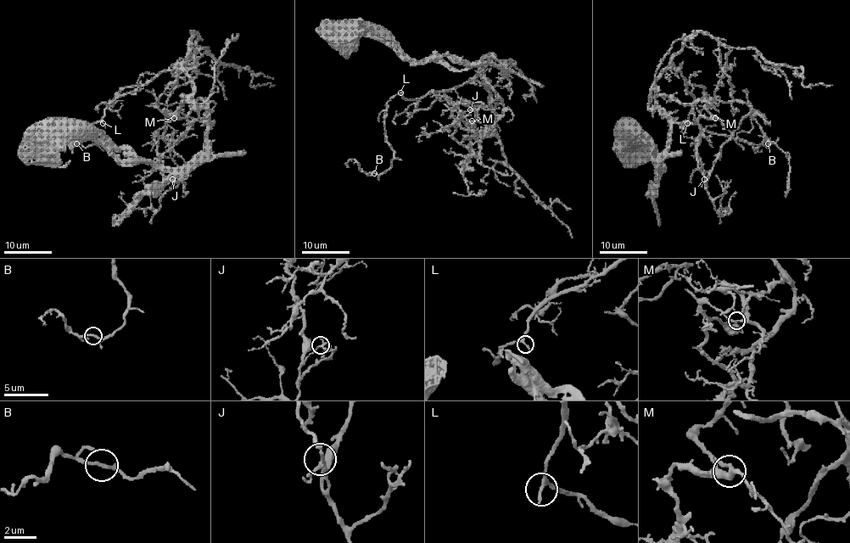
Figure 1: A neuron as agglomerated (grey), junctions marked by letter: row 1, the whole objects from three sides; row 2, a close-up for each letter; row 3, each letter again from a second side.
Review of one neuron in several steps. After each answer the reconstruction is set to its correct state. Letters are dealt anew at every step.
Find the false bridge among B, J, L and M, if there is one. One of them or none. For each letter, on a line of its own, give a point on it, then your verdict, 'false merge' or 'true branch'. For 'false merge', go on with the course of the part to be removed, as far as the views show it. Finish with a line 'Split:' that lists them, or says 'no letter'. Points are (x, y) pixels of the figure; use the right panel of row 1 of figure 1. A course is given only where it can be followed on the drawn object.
B: at (768, 143); true branch
J: at (704, 179); true branch
L: at (687, 123); true branch
M: at (715, 118); true branch
Split: no letter

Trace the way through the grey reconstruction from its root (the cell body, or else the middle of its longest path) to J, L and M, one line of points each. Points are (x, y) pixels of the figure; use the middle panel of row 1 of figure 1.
J: (343, 35), (506, 75), (492, 55), (503, 114), (478, 155), (452, 135), (470, 109)
L: (343, 35), (371, 24), (416, 61), (506, 69), (491, 55), (450, 89), (416, 99), (400, 93)
M: (343, 35), (371, 24), (416, 61), (506, 75), (494, 55), (480, 75), (494, 135), (453, 112), (472, 120)

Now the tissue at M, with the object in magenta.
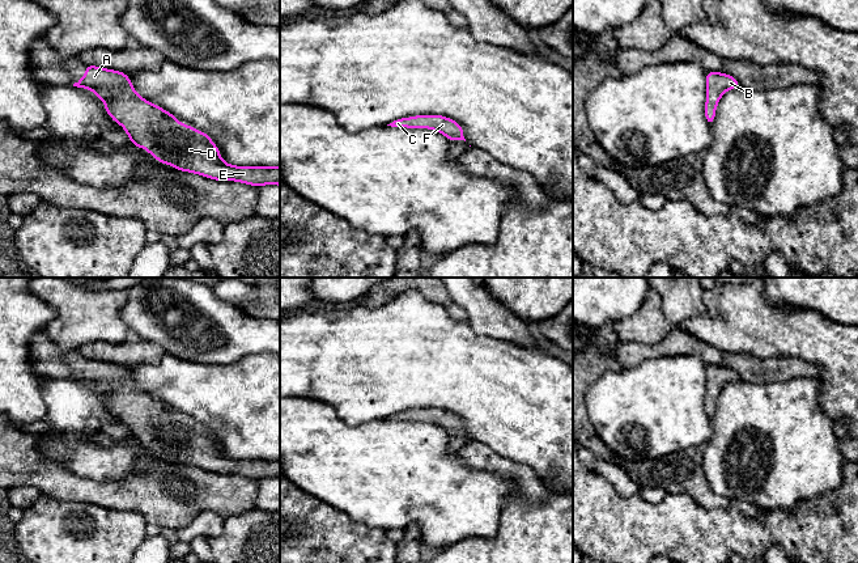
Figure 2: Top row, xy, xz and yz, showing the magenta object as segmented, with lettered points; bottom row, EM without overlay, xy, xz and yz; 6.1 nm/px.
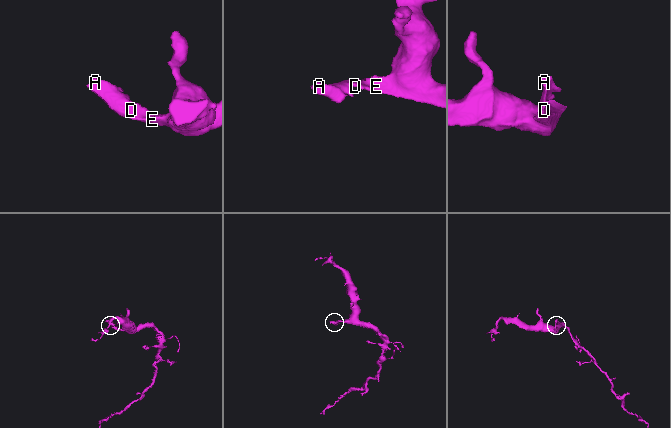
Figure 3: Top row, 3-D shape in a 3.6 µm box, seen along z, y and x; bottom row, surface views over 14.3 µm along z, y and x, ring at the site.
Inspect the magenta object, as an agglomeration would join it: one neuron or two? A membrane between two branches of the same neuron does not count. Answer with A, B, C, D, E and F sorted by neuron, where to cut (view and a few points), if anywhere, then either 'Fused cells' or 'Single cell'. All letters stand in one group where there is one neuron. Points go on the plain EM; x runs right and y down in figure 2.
Groups: A B C D E F. No split. Single cell

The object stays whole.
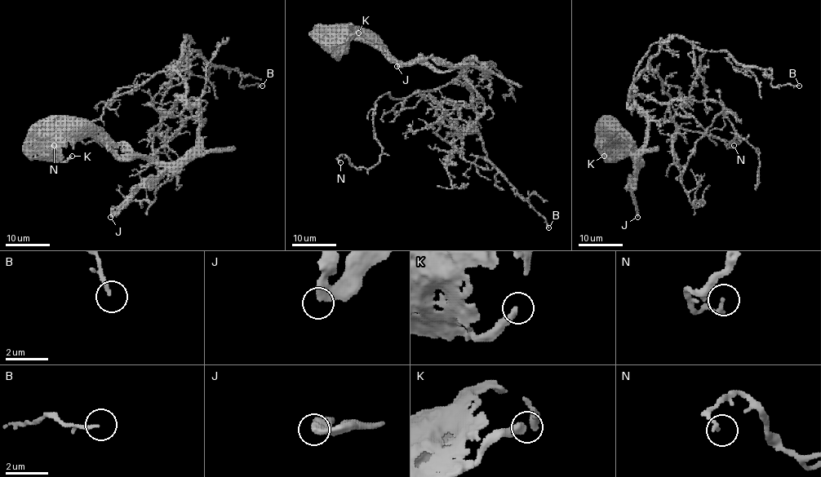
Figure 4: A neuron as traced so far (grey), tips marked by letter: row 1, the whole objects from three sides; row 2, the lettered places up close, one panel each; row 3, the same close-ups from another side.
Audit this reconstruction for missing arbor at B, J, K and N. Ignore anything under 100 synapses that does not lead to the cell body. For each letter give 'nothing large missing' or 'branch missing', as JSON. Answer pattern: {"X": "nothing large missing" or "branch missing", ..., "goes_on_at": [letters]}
{"B": "nothing large missing", "J": "nothing large missing", "K": "nothing large missing", "N": "nothing large missing", "goes_on_at": []}

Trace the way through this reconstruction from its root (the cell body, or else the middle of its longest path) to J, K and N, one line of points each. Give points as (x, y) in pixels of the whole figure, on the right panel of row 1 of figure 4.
J: (610, 134), (600, 133), (622, 130), (634, 143), (631, 154), (643, 162), (629, 183), (637, 217)
K: (610, 134), (610, 132), (604, 132), (604, 157), (607, 161), (604, 156)
N: (610, 134), (643, 161), (647, 119), (628, 90), (650, 69), (665, 119), (734, 145)

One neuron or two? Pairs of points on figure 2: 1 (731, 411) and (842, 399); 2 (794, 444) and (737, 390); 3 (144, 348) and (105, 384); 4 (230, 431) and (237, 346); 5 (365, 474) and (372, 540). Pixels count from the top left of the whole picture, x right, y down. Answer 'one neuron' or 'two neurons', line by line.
1: two neurons
2: one neuron
3: two neurons
4: two neurons
5: two neurons

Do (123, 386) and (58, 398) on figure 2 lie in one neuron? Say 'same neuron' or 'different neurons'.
different neurons

